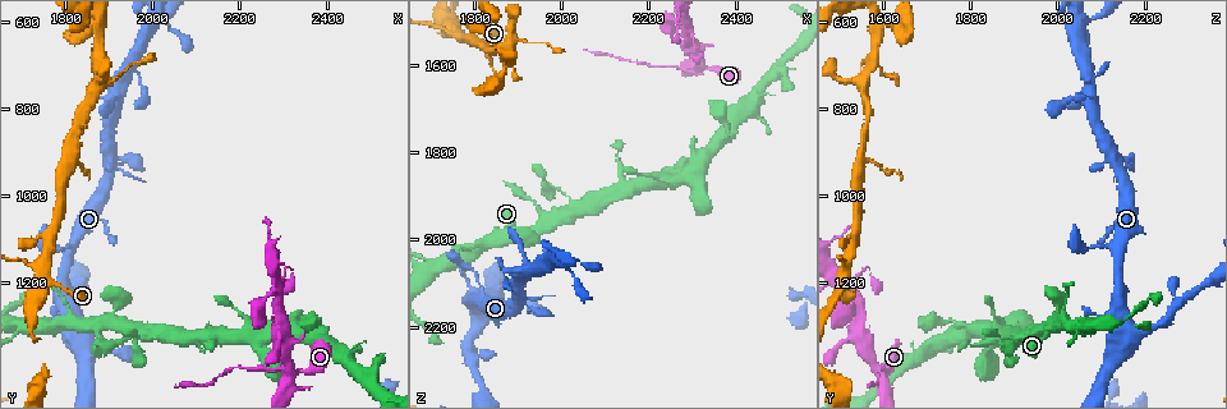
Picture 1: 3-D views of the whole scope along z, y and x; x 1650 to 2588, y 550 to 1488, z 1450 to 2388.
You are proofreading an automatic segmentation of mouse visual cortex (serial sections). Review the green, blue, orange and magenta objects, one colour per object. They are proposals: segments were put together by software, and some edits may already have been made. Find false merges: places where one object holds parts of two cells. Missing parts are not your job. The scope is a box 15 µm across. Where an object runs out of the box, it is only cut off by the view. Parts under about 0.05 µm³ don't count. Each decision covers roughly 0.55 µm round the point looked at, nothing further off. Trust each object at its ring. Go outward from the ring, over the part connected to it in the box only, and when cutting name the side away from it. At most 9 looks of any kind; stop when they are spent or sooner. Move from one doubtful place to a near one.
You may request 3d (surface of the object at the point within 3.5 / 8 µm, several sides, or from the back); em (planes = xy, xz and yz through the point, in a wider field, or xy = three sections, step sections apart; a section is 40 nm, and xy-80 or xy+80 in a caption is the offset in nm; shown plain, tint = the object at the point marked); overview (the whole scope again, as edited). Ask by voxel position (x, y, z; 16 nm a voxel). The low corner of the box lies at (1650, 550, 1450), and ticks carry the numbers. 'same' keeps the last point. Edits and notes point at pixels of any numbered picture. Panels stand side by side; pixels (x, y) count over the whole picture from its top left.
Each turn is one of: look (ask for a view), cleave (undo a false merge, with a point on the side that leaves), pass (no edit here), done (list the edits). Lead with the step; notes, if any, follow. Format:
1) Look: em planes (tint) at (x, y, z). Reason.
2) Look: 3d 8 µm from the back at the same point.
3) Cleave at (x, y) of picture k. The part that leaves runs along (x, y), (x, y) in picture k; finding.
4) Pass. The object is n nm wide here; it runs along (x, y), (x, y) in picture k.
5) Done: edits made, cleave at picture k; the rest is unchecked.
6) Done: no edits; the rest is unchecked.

Look: 3d 3.5 µm at (1975, 1320, 1870).

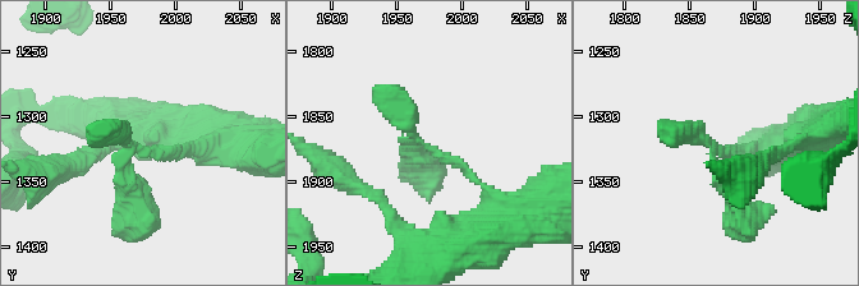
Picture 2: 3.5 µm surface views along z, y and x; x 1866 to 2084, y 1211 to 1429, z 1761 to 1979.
Look: em xy step 1 (tint) at (1970, 1324, 1874).

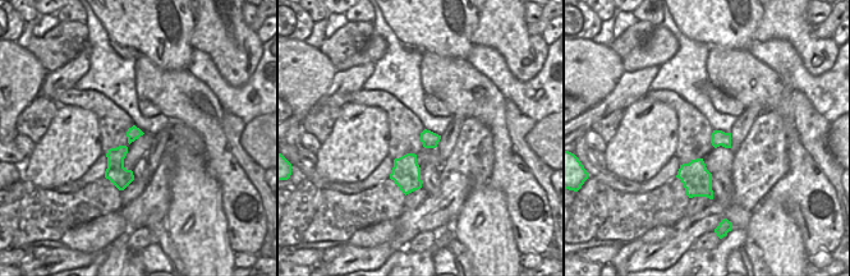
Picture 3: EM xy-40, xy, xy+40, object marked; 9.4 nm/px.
Look: em xy step 3 (tint) at the same point. Cut it another way.

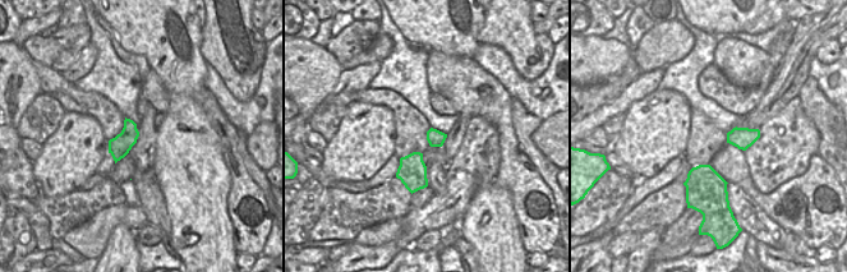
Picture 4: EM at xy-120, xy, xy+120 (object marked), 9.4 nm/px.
Pass. The object is 160 nm wide here; it runs along (206, 150), (136, 150), (120, 169), (143, 212) in picture 2; continuous, no second cell.

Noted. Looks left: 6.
Look: 3d 3.5 µm at (2240, 1330, 1850). Four arms meet.

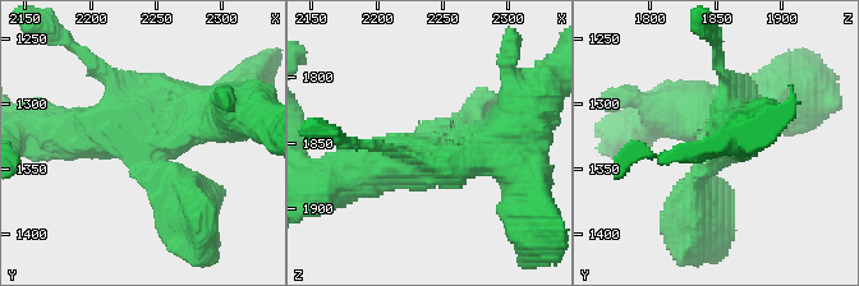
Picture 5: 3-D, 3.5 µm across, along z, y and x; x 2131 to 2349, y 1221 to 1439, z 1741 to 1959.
Look: em xy step 2 (tint) at the same point. 4 arms meet here; the arms are 150, 250, 450, 500 nm wide; need the tissue.

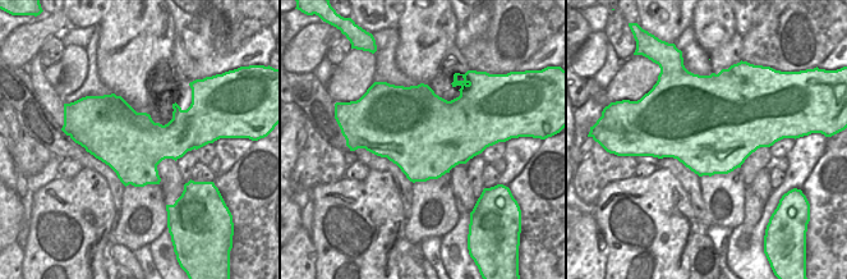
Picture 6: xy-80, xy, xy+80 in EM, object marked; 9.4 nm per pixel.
Pass. It runs along (330, 176), (495, 147) in picture 5; continuous, no second cell.

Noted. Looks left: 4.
Look: 3d 3.5 µm at (2325, 1405, 1600). Abrupt turn.

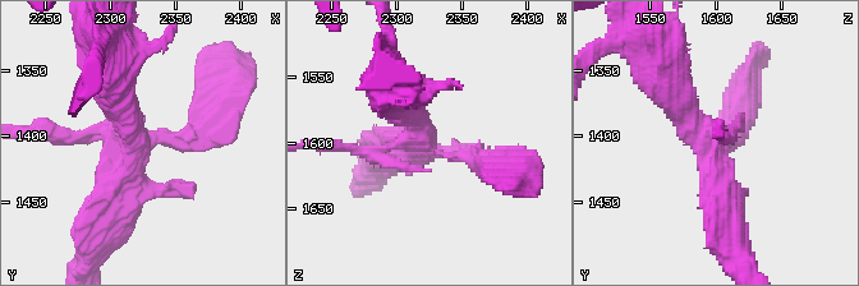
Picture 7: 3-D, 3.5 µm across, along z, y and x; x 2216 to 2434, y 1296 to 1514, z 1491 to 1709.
Look: em xy step 5 (tint) at (2322, 1406, 1600). Shape alone is not enough.

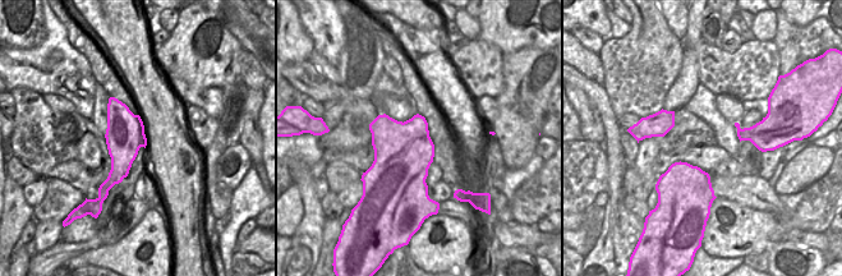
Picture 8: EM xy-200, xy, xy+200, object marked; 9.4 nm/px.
Cleave at (58, 141) of picture 7. The part that leaves runs along (105, 129), (78, 137), (35, 133) in picture 7; two cells meet here.

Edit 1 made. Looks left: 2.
Done: edits made, cleave at picture 7; the rest is unchecked.

